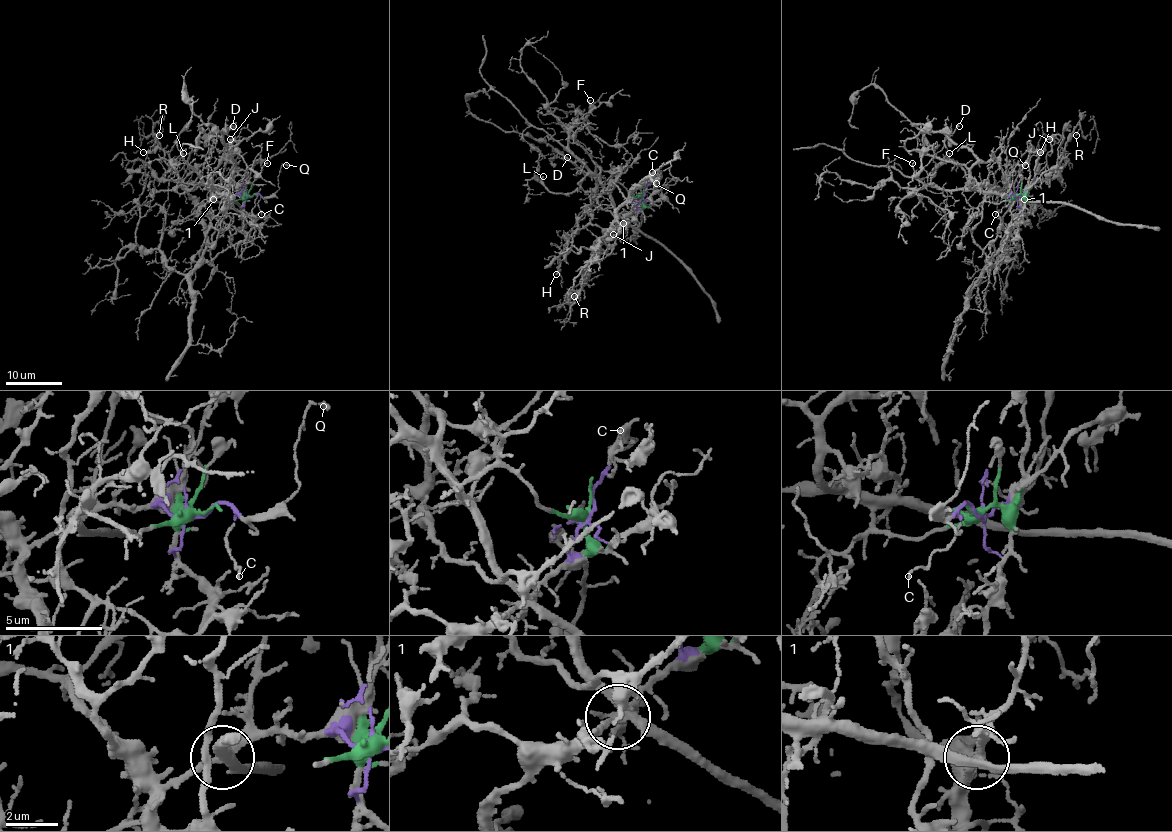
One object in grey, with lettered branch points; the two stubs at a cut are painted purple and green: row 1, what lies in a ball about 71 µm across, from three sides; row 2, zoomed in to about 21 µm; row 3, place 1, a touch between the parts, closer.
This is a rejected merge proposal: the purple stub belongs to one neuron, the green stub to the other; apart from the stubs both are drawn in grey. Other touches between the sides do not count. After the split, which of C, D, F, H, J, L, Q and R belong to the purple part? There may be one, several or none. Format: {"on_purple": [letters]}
{"on_purple": ["C", "H", "J", "Q", "R"]}

